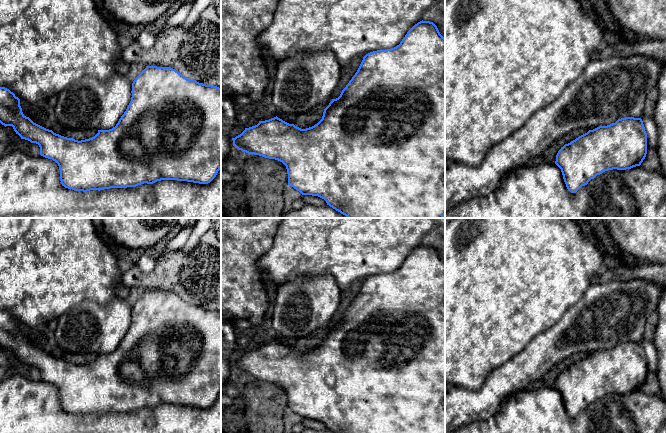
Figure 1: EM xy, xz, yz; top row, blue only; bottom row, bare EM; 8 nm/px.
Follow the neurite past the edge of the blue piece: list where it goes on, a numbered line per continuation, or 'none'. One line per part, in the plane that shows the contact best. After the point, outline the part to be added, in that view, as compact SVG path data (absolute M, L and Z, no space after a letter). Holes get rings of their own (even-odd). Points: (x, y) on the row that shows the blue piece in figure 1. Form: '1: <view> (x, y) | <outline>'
none

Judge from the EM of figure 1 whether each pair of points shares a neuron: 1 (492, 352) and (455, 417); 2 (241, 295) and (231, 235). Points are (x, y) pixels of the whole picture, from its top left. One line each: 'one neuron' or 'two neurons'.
1: two neurons
2: one neuron

